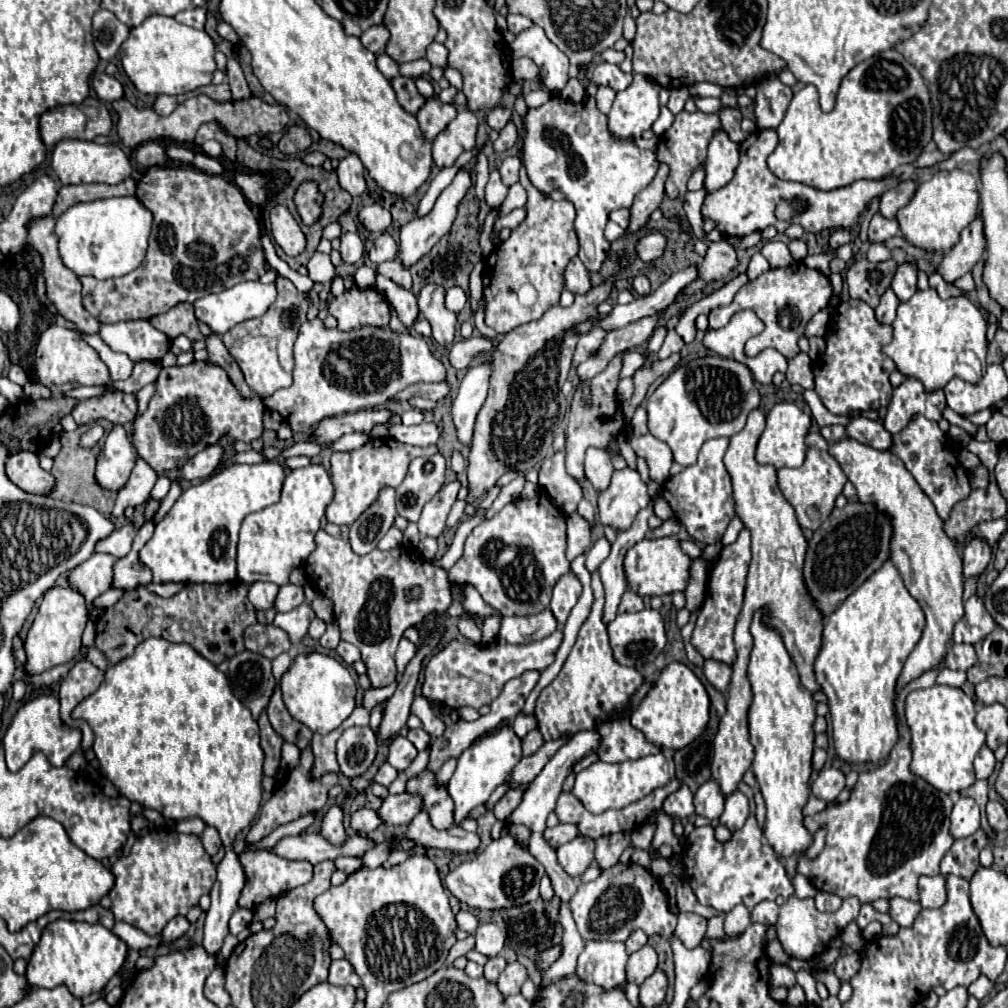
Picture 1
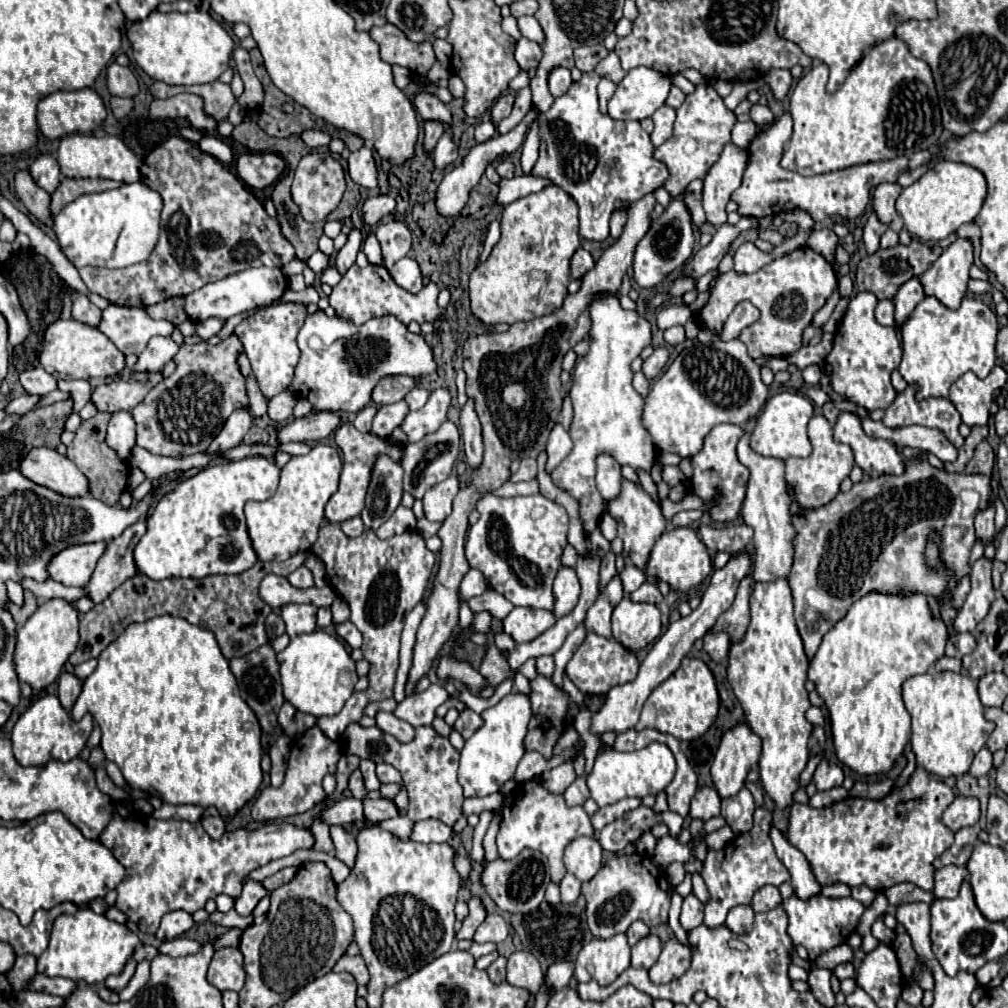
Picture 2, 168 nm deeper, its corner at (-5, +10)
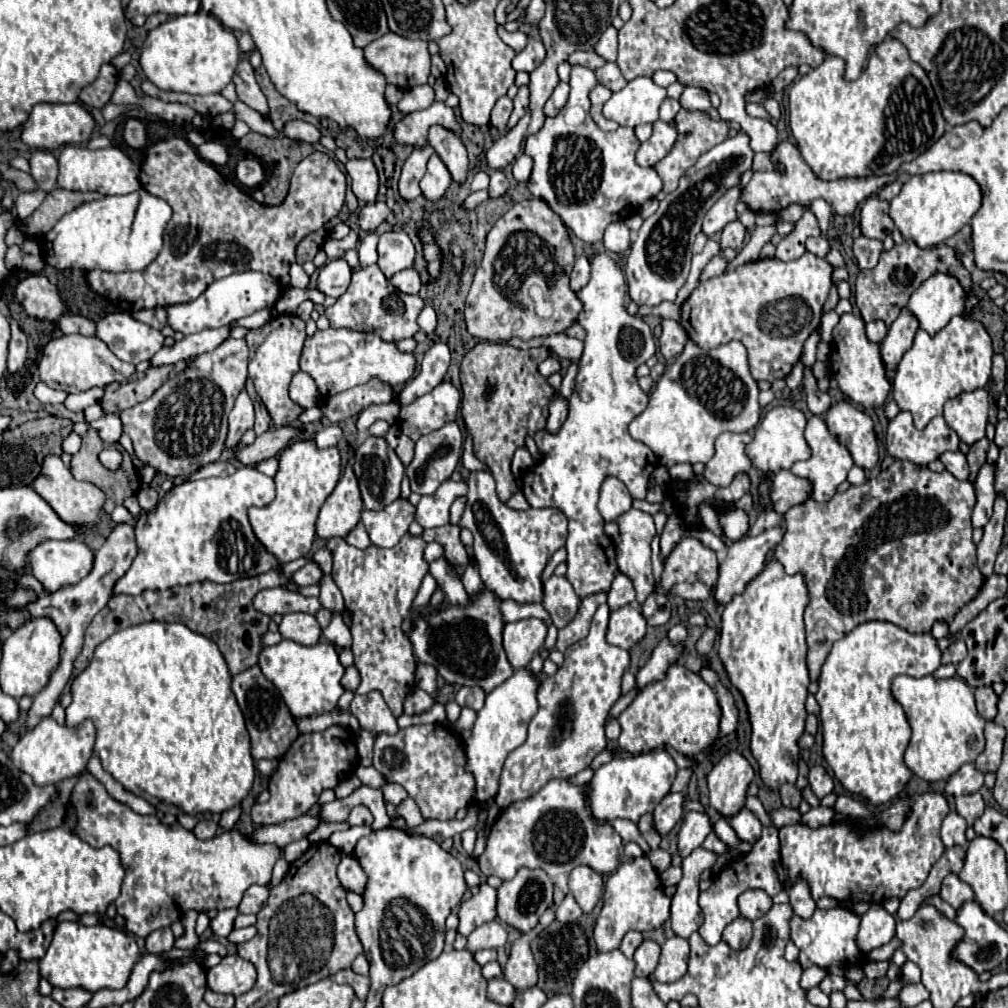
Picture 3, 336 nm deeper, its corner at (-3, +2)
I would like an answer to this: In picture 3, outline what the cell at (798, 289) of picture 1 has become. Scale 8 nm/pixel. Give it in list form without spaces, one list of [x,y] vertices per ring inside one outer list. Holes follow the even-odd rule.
[[[813,253],[795,261],[761,259],[731,273],[699,283],[681,307],[681,325],[701,349],[741,341],[749,353],[751,375],[761,381],[785,379],[803,353],[803,343],[821,321],[821,307],[831,289],[833,267]]]

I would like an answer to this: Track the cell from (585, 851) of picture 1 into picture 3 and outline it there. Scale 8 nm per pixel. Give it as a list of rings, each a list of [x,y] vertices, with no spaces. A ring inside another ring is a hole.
[[[579,865],[569,873],[569,891],[573,893],[575,901],[585,913],[589,913],[597,905],[601,889],[603,889],[603,877],[589,865]]]

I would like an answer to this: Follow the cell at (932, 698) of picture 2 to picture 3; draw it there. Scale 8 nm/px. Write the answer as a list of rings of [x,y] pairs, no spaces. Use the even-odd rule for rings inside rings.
[[[901,675],[893,681],[893,695],[905,709],[907,721],[913,729],[911,743],[905,751],[905,765],[917,777],[929,783],[945,781],[957,773],[961,765],[973,763],[985,749],[985,719],[979,717],[973,689],[963,679],[935,679],[933,675],[913,679]]]

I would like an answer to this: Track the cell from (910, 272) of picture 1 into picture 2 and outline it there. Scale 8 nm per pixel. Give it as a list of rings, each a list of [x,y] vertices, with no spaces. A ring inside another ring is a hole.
[[[913,277],[911,281],[903,283],[895,295],[895,325],[901,327],[907,319],[909,319],[909,313],[913,313],[913,309],[917,307],[917,303],[923,301],[923,287],[919,283],[917,277]]]

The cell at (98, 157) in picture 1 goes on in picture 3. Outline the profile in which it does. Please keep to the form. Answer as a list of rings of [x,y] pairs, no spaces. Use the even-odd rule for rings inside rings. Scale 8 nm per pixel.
[[[67,145],[59,155],[59,179],[57,185],[61,189],[73,191],[99,191],[103,195],[127,195],[141,189],[139,181],[140,167],[117,147],[107,149],[87,149],[79,145]]]

